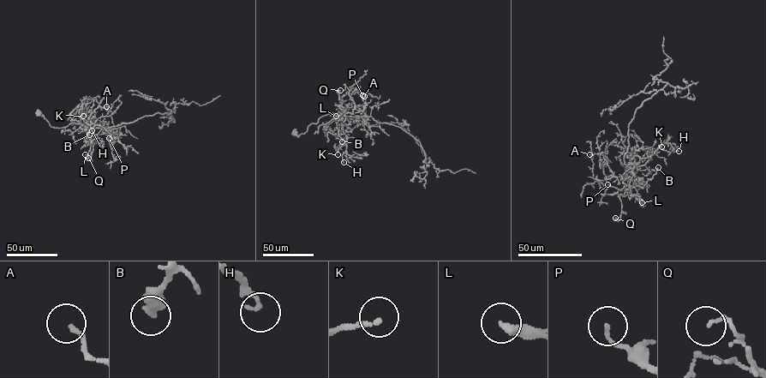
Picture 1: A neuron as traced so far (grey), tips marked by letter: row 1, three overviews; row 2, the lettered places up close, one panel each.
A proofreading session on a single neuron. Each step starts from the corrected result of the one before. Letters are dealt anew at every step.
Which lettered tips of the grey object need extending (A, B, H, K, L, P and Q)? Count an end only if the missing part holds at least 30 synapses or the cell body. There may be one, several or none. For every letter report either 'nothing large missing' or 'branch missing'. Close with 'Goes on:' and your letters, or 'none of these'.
A: nothing large missing
B: nothing large missing
H: nothing large missing
K: nothing large missing
L: nothing large missing
P: nothing large missing
Q: nothing large missing
Goes on: none of these

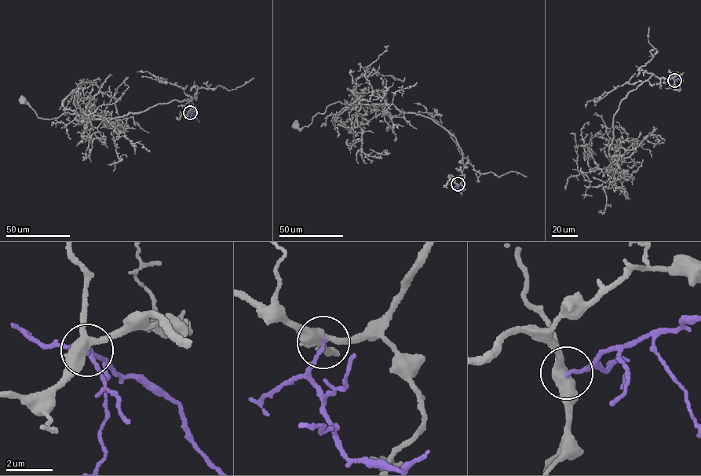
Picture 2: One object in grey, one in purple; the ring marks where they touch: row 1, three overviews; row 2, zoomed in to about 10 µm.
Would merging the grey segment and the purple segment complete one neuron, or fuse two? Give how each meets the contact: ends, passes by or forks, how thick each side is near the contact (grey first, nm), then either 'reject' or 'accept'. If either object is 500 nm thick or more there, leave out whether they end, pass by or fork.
grey forks; purple ends; calibres 460 and 150 nm; reject

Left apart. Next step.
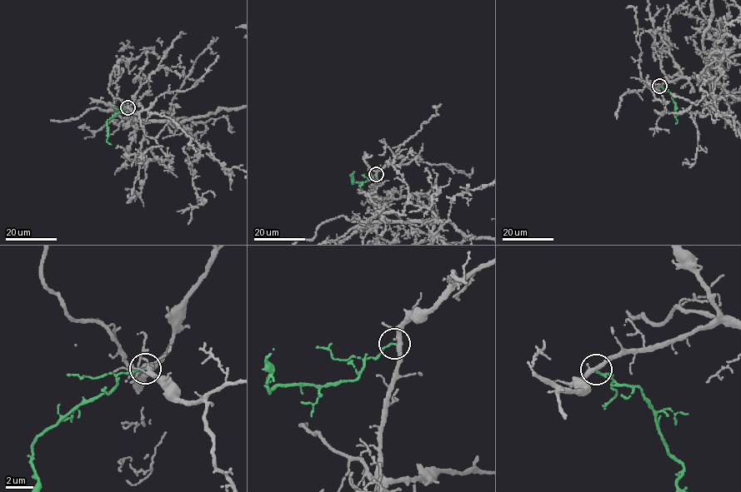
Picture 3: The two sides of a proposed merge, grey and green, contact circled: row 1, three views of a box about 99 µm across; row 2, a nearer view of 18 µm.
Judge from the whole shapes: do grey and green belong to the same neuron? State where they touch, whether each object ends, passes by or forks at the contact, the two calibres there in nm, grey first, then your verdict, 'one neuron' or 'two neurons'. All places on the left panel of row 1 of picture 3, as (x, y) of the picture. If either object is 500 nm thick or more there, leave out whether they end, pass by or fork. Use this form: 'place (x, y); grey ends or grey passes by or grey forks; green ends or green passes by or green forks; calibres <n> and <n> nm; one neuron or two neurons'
place (127, 107); grey forks; green ends; calibres 280 and 120 nm; one neuron

